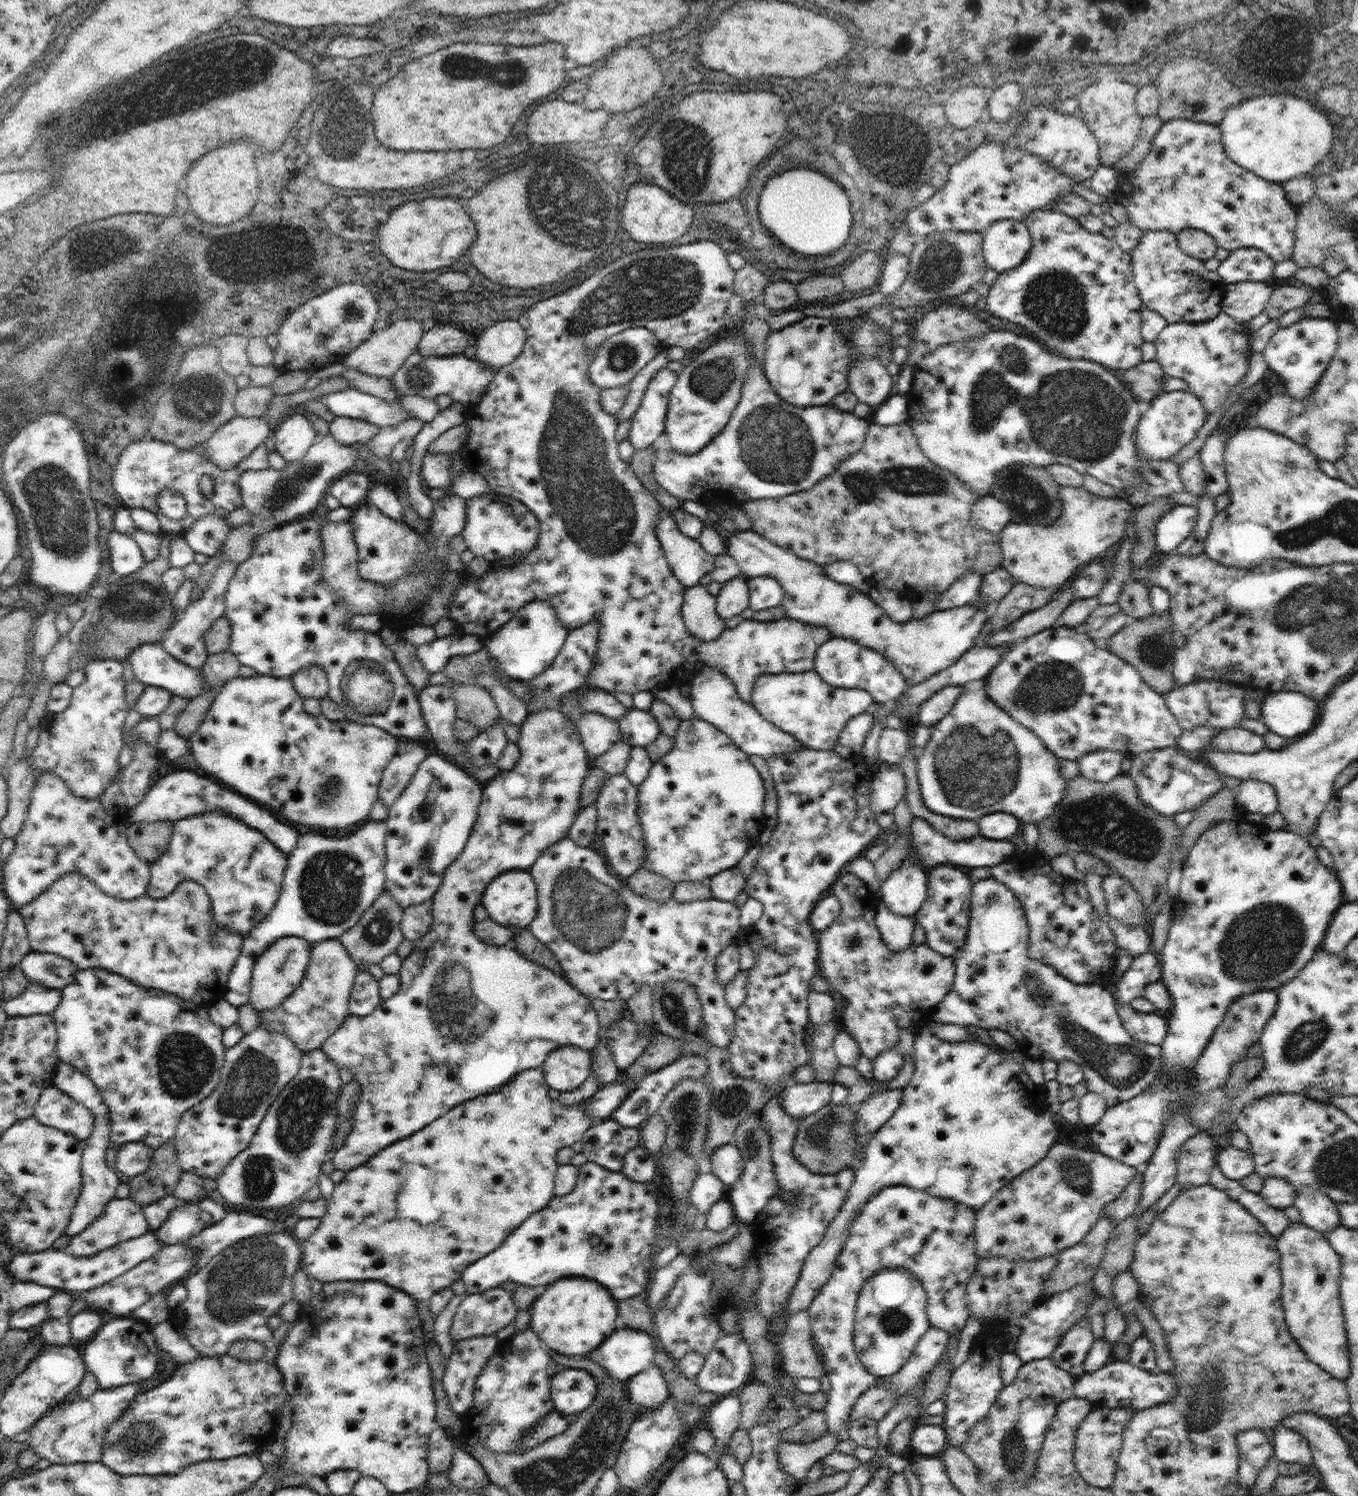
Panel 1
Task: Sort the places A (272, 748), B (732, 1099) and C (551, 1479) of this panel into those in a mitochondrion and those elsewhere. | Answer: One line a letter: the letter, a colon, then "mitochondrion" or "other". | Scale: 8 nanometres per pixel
A: other
B: mitochondrion
C: mitochondrion

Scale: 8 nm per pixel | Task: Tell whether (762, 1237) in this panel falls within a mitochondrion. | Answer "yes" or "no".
no

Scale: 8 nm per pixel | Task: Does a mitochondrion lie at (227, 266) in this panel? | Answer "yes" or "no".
no

